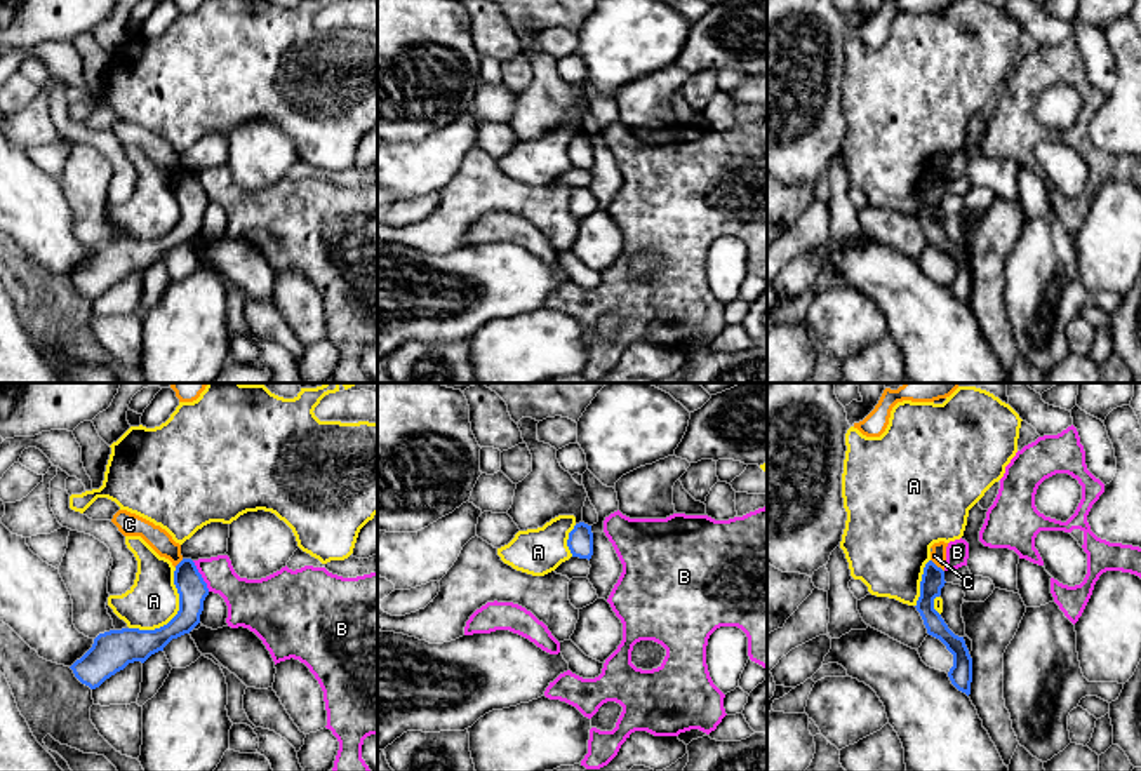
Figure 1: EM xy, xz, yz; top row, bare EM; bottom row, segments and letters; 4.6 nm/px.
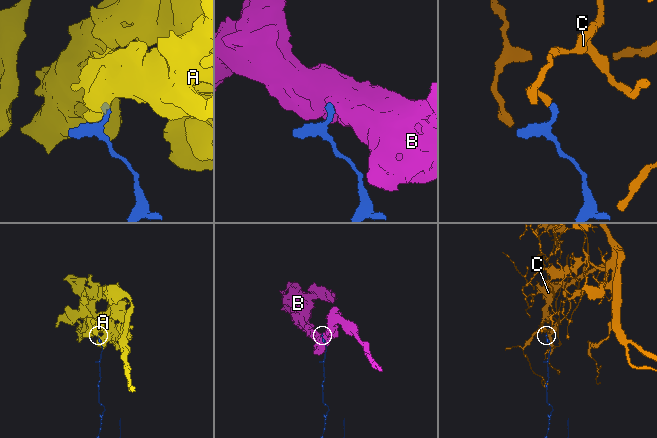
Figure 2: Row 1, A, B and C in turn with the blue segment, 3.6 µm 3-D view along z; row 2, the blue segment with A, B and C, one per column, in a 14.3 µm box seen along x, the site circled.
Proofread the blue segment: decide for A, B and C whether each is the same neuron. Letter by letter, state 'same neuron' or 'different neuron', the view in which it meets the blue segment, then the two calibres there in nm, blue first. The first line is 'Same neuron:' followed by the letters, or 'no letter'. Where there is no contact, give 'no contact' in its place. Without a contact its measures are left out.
Same neuron: no letter
A: different neuron; meets blue in xy; 160 nm thick on the blue side, 240 nm on the other
B: different neuron; meets blue in xy; 140 nm thick on the blue side, 200 nm on the other
C: different neuron; meets blue in yz; 110 nm thick on the blue side, 80 nm on the other

